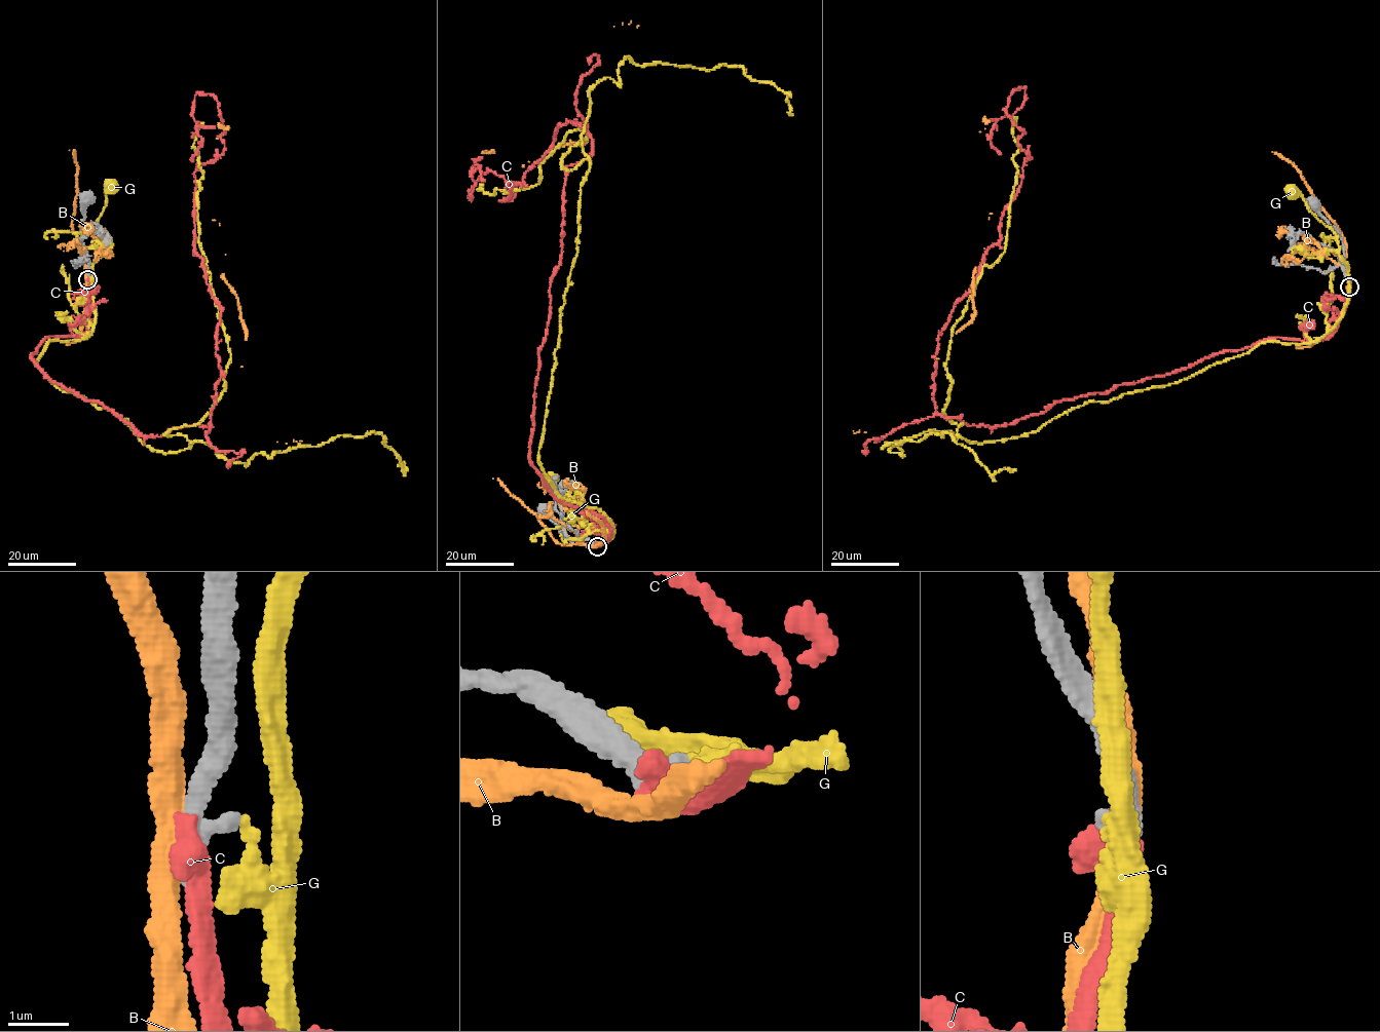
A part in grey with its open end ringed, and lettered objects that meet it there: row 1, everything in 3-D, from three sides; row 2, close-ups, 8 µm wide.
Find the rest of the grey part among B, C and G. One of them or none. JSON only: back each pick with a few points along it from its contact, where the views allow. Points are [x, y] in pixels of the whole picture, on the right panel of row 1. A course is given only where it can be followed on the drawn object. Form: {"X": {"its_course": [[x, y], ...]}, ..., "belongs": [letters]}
{"C": {"its_course": [[1349, 287], [1311, 343], [944, 418], [938, 335], [1030, 159], [1023, 87], [1001, 153]]}, "belongs": ["C"]}

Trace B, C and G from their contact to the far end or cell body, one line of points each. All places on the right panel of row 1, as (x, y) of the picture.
B: (1349, 284), (1347, 267), (1332, 251), (1306, 255), (1296, 263), (1285, 256), (936, 358), (857, 431)
C: (1349, 287), (1311, 343), (944, 418), (938, 335), (1030, 159), (1023, 87), (1001, 153)
G: (1348, 284), (1349, 269), (1339, 255), (1337, 235), (1309, 208), (1299, 194), (1294, 192)

